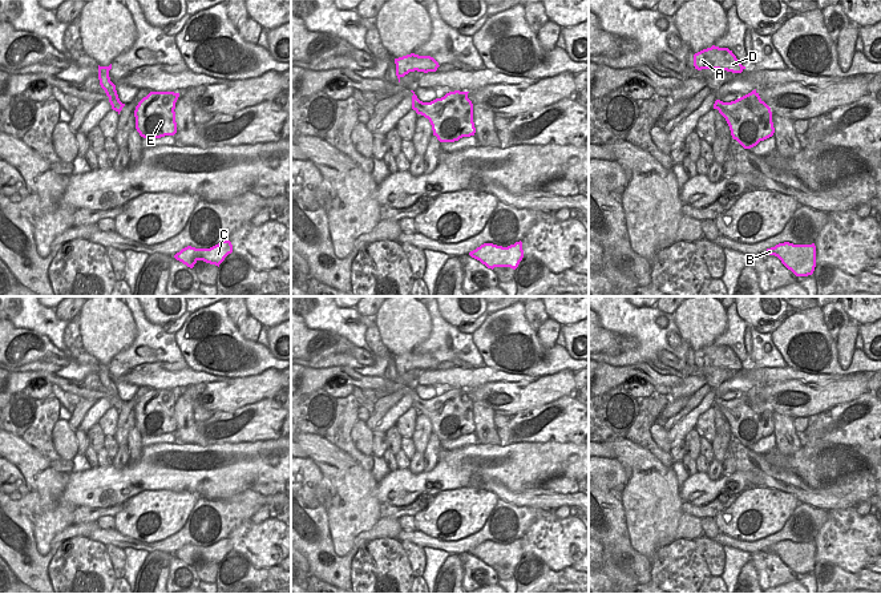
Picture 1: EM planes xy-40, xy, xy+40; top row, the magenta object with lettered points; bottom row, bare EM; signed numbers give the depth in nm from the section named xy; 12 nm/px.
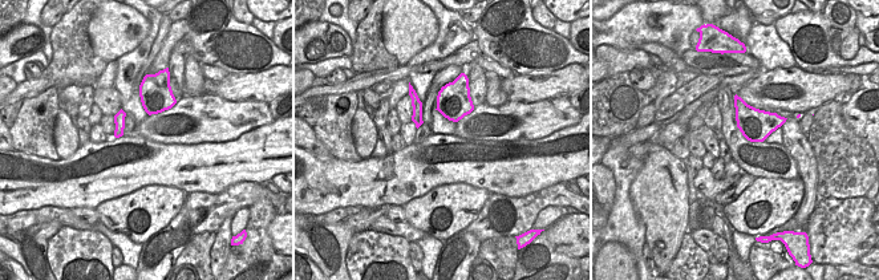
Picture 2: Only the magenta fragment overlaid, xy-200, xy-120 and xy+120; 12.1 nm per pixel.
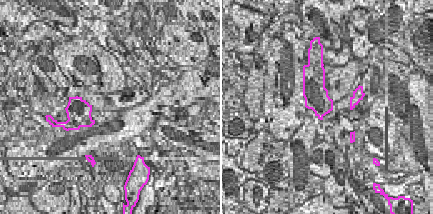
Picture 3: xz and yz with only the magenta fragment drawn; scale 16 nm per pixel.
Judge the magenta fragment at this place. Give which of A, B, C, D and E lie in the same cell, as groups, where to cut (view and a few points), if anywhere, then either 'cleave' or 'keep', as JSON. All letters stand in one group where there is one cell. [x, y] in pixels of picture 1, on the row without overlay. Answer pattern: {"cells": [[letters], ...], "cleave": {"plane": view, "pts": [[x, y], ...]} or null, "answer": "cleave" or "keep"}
{"cells": [["A", "D"], ["B", "C", "E"]], "cleave": {"plane": "xy", "pts": [[424, 400], [419, 411]]}, "answer": "cleave"}

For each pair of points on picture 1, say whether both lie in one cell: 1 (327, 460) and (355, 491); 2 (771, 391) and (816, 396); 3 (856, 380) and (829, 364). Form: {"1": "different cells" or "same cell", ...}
{"1": "same cell", "2": "same cell", "3": "different cells"}

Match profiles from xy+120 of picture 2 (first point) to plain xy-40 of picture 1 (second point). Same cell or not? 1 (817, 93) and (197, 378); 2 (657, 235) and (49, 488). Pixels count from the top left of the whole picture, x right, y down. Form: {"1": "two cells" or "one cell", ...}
{"1": "two cells", "2": "one cell"}

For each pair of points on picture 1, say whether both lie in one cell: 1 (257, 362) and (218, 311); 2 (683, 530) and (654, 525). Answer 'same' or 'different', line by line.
1: same
2: different

